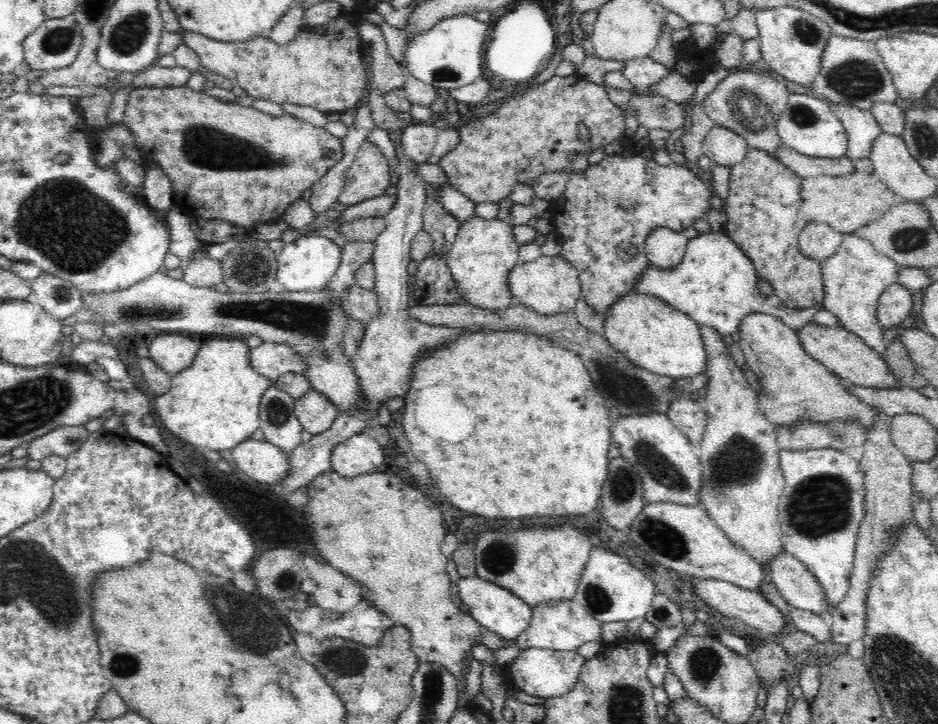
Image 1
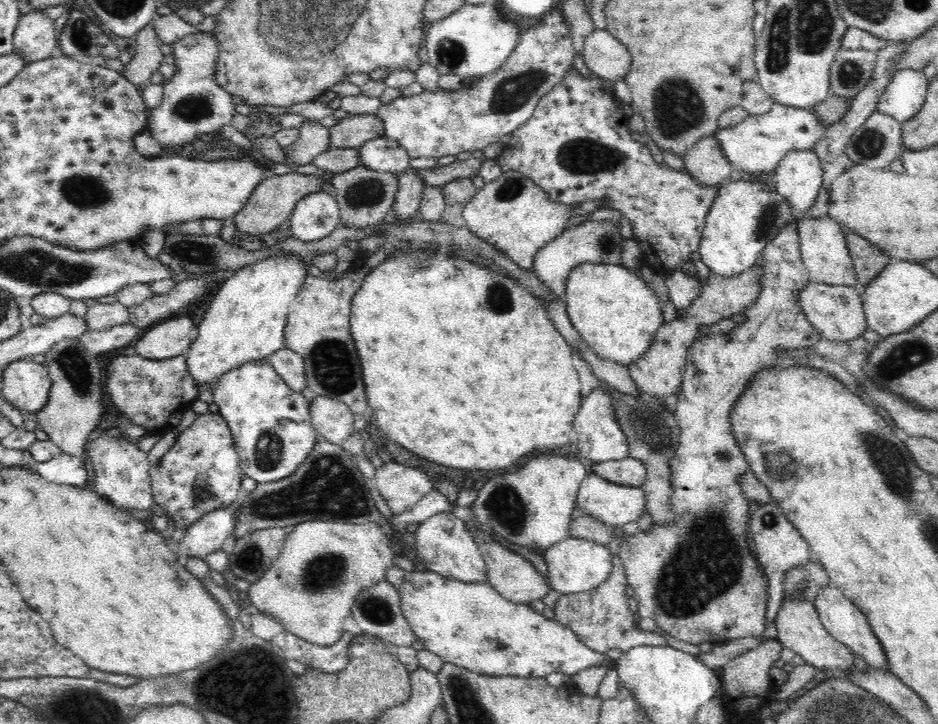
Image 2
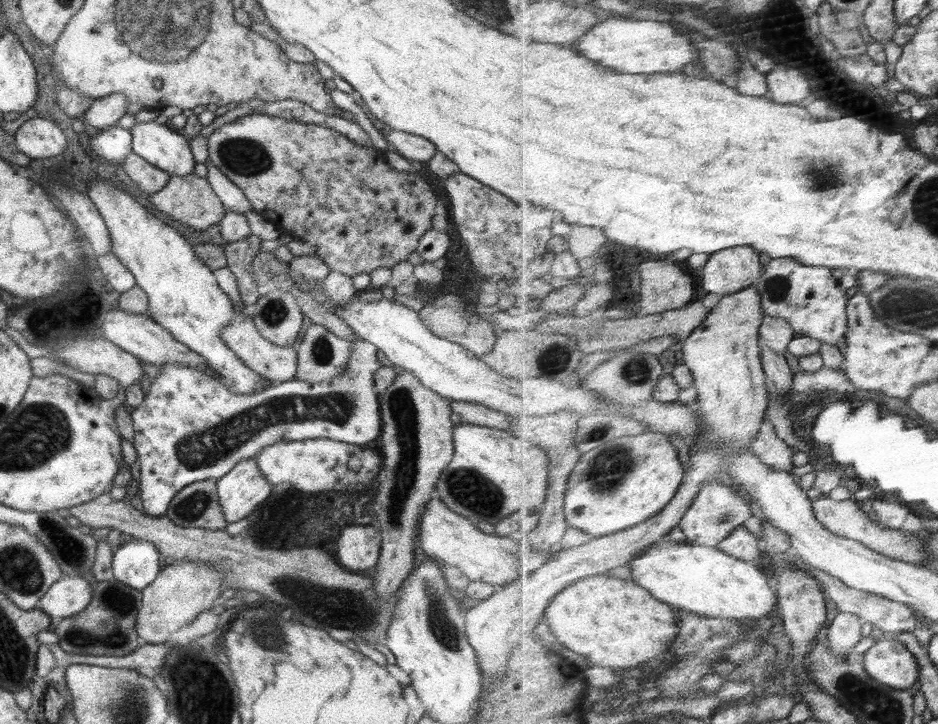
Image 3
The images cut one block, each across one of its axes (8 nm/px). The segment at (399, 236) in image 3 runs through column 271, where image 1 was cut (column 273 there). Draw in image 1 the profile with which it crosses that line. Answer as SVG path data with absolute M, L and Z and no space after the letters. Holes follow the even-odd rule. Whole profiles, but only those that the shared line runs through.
M187 85L136 87L134 90L130 90L130 94L127 95L124 109L125 113L122 122L134 134L135 148L142 153L144 161L158 164L166 172L166 175L170 177L170 192L172 192L174 199L173 206L180 207L190 219L225 220L228 223L232 223L232 225L246 229L248 234L253 231L257 224L270 221L276 222L282 219L286 209L302 196L302 192L308 192L311 186L326 175L336 164L339 164L342 156L344 156L343 139L332 135L325 127L314 126L292 115L272 116L256 110L253 106L245 107L236 102L221 101L208 96L205 90L194 91Z

